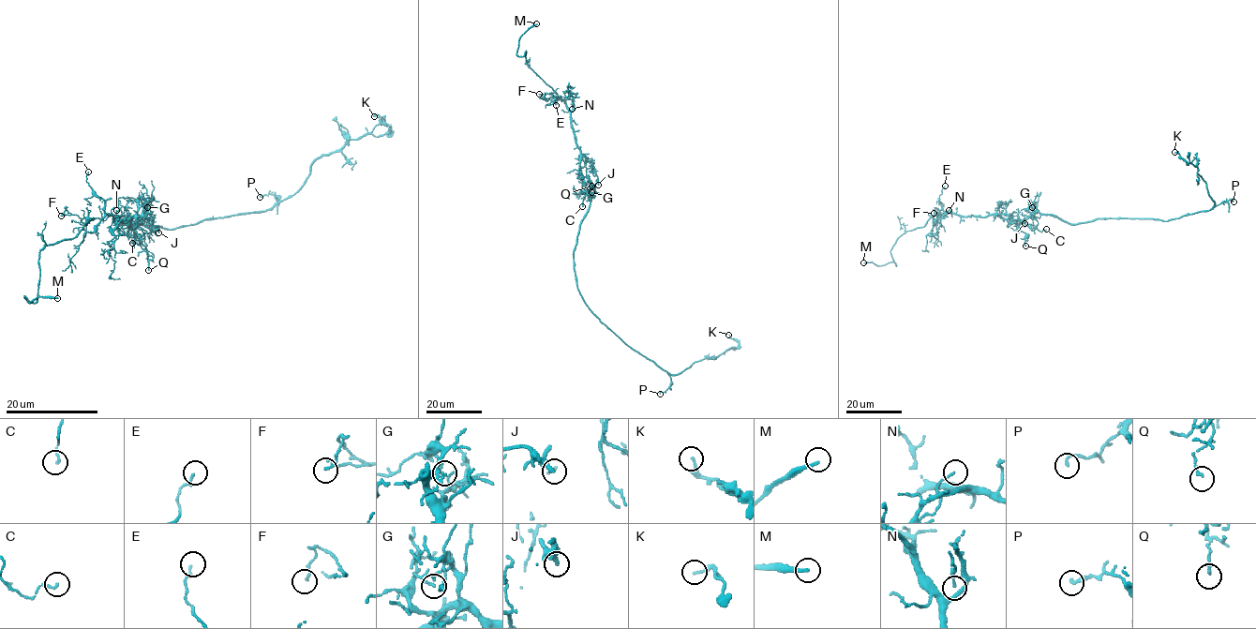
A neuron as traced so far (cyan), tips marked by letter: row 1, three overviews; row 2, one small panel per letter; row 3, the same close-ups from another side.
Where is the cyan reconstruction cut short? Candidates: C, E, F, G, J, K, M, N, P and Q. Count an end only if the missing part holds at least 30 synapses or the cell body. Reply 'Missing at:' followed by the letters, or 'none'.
Missing at: M

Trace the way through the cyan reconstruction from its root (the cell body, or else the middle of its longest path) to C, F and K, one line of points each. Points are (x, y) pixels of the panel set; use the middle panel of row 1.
C: (577, 236), (590, 203), (589, 189), (583, 184), (586, 194), (582, 206)
F: (577, 236), (590, 199), (580, 168), (580, 149), (570, 111), (558, 97), (545, 100), (539, 94)
K: (577, 236), (574, 269), (584, 303), (627, 344), (665, 370), (679, 374), (695, 362), (736, 347), (728, 335)

